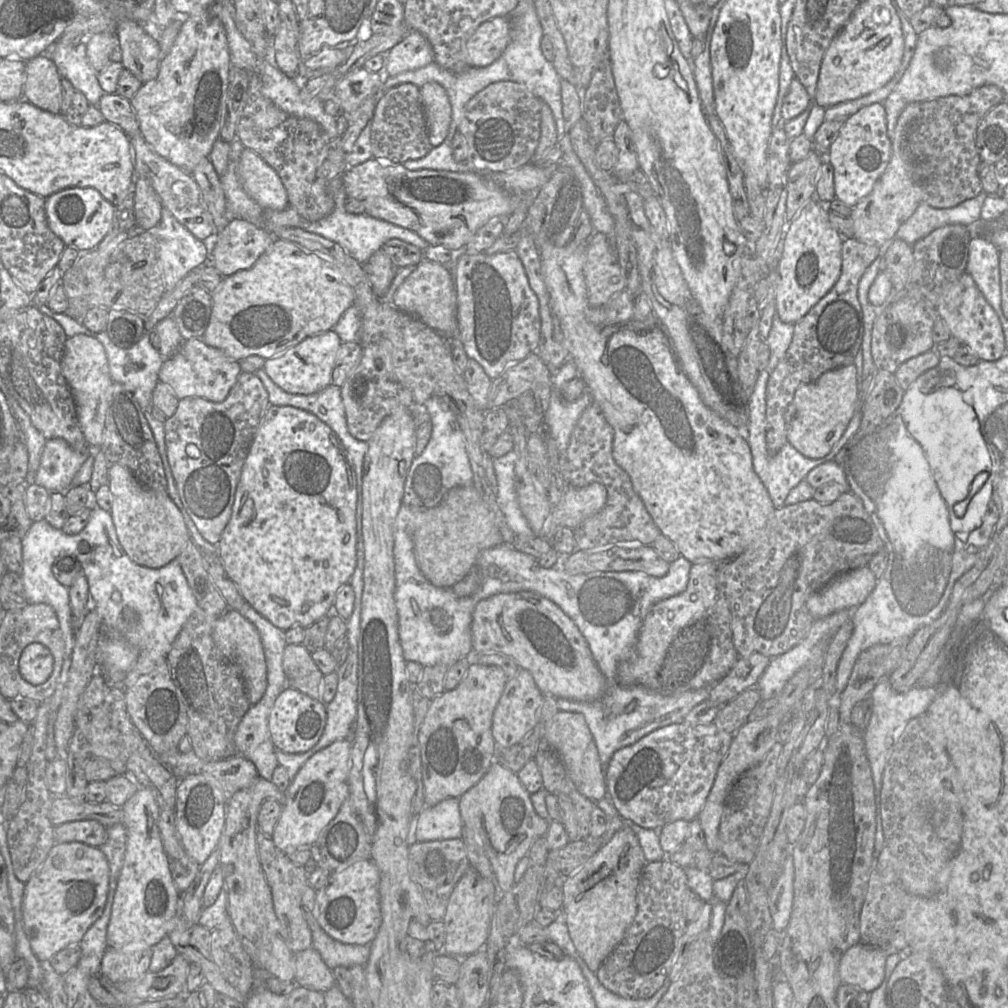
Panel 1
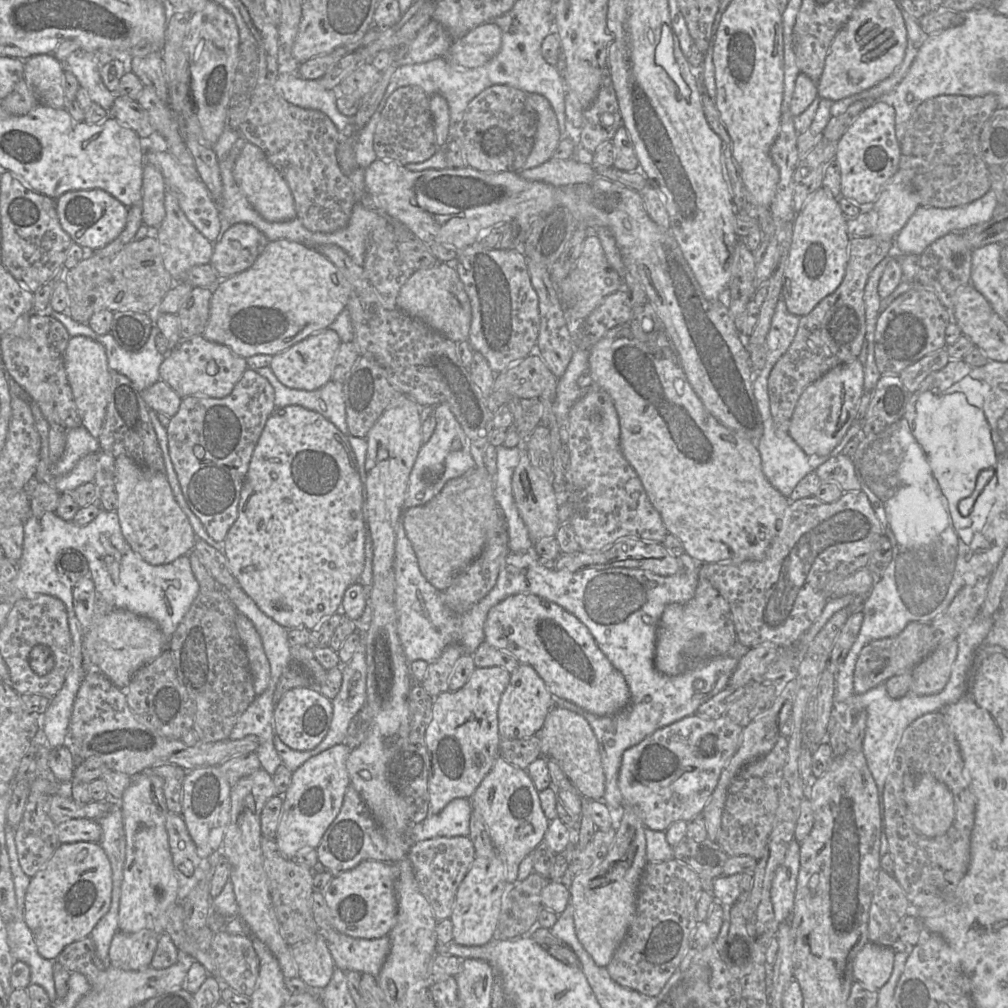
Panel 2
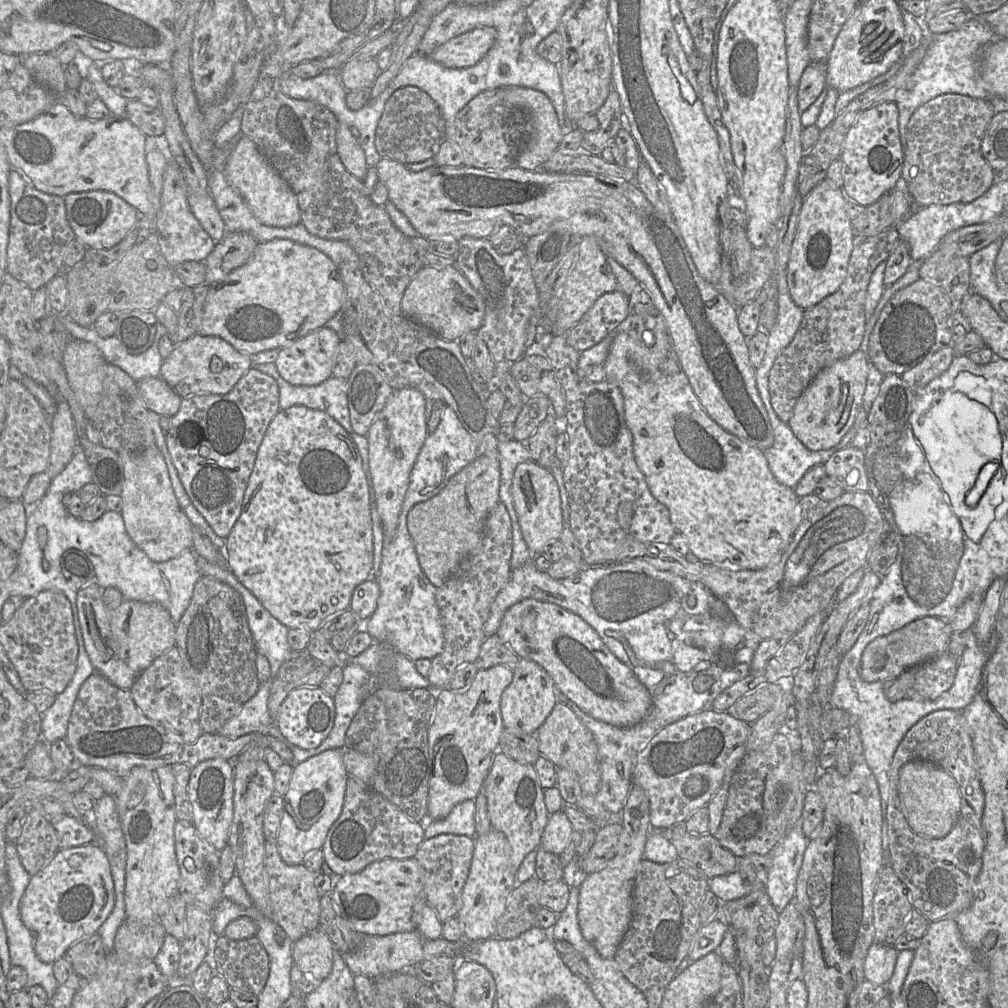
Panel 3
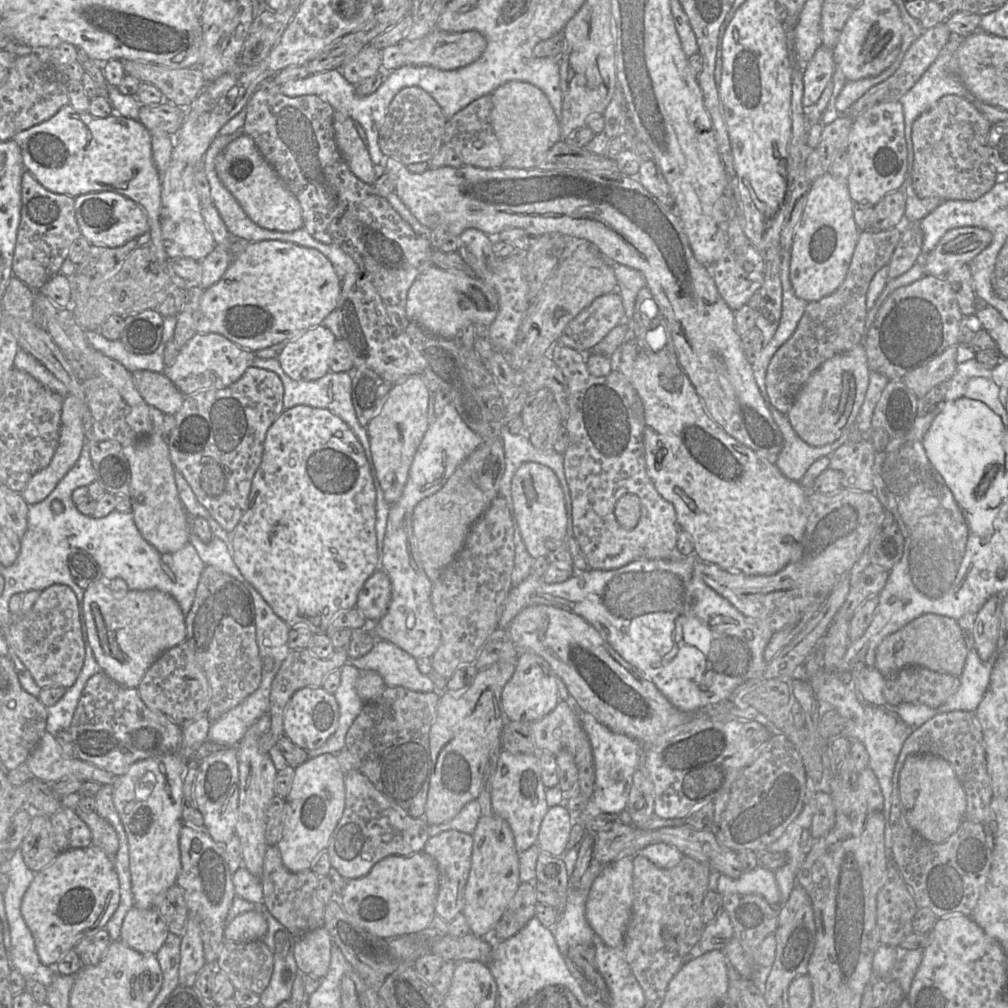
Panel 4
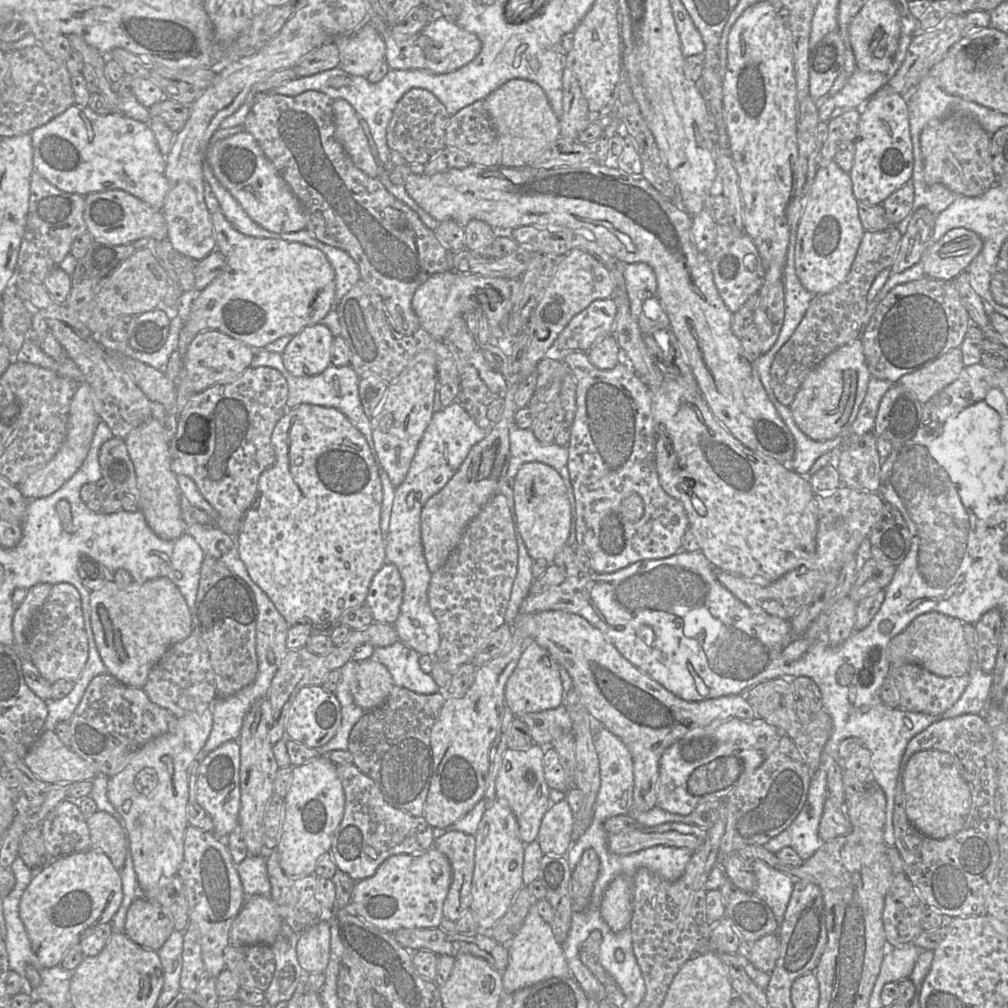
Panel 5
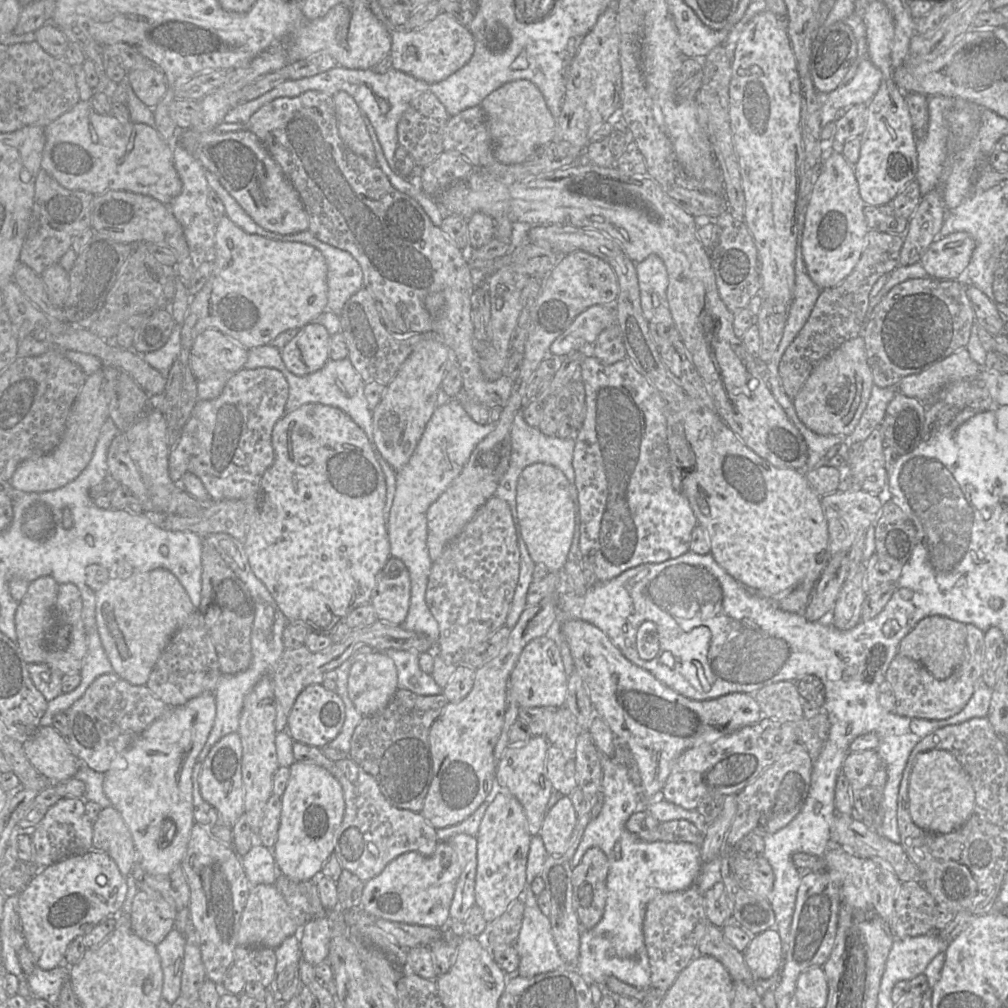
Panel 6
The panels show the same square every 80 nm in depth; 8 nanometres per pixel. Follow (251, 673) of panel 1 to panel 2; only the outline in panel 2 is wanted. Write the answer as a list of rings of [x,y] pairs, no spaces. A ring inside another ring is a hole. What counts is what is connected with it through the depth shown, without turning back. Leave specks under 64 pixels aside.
[[[241,613],[237,614],[235,625],[249,660],[255,694],[260,695],[265,691],[270,681],[270,664],[260,635],[253,623]]]

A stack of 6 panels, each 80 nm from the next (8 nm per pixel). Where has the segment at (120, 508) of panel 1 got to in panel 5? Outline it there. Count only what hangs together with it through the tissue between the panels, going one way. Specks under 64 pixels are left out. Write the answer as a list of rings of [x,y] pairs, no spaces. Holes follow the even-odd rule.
[[[151,417],[131,430],[124,440],[141,494],[139,511],[157,536],[168,541],[178,539],[186,533],[186,523],[180,505],[179,484],[170,466],[169,442],[166,440],[163,424]]]

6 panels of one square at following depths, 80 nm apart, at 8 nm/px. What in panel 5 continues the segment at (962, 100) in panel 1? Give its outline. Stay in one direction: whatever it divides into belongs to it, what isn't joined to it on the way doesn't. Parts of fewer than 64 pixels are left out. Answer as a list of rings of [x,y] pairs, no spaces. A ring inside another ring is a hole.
[[[948,115],[928,122],[920,135],[924,179],[927,185],[941,184],[957,196],[978,197],[998,181],[991,165],[991,136],[973,118],[967,115]]]

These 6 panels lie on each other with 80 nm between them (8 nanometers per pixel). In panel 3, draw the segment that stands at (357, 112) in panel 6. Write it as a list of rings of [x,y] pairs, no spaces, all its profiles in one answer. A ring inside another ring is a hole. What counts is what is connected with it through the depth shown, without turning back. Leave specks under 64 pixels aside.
[[[338,123],[336,145],[339,157],[347,171],[363,181],[368,170],[365,153],[356,137],[351,133],[350,126],[345,123]]]

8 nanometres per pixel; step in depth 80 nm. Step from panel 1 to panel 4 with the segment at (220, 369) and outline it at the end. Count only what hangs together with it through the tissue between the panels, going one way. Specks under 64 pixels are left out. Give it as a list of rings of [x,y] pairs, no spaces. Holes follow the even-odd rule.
[[[196,333],[183,346],[172,366],[164,368],[163,374],[184,396],[191,396],[207,389],[221,390],[236,382],[252,366],[255,353],[239,347],[217,333]]]

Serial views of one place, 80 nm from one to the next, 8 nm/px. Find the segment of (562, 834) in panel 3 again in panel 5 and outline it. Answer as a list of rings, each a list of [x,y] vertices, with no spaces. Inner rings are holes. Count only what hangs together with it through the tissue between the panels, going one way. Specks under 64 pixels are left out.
[[[566,799],[552,804],[544,814],[537,840],[544,855],[566,856],[572,846],[575,815]]]

